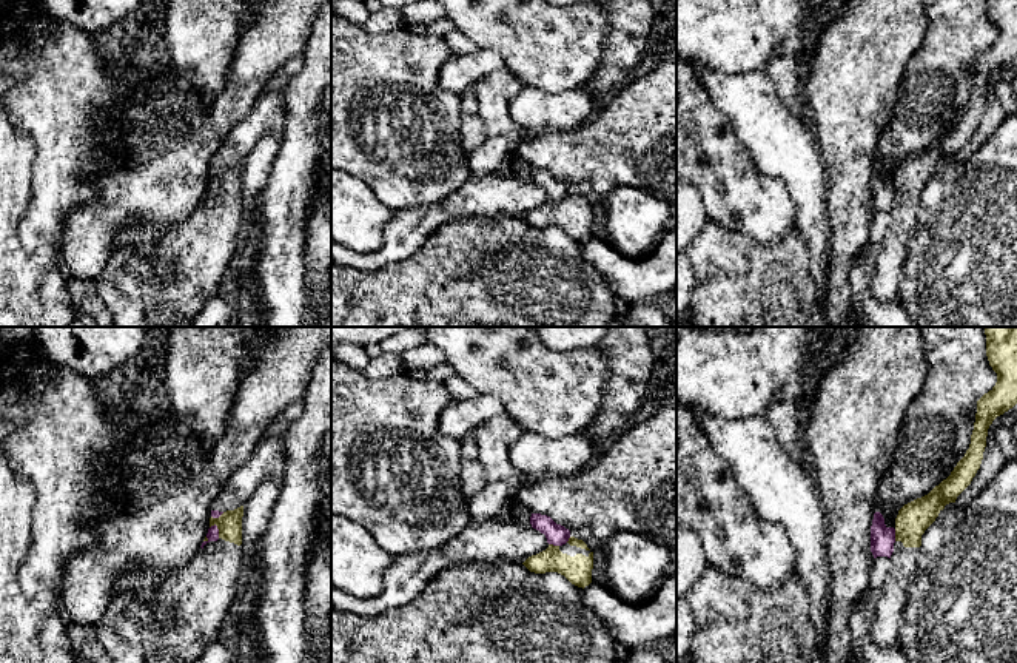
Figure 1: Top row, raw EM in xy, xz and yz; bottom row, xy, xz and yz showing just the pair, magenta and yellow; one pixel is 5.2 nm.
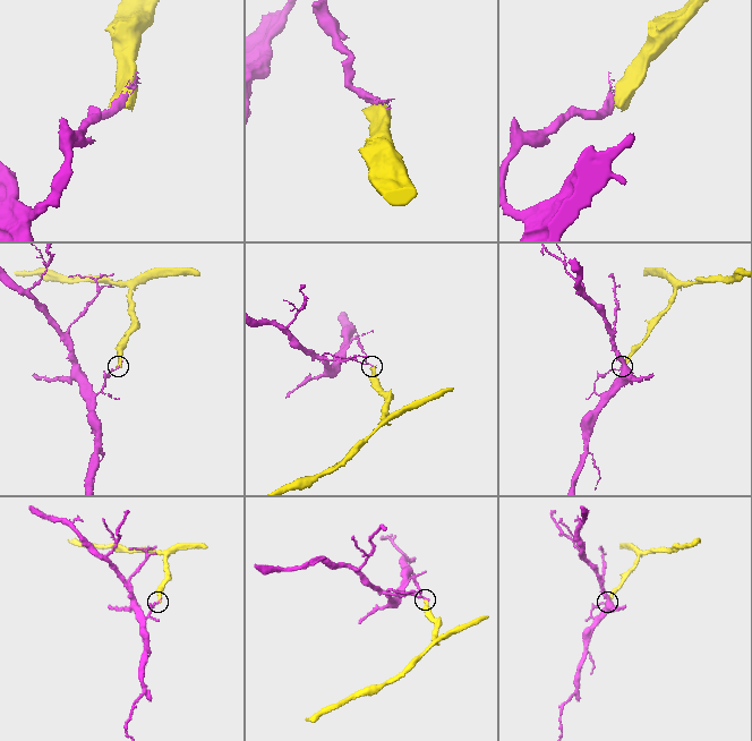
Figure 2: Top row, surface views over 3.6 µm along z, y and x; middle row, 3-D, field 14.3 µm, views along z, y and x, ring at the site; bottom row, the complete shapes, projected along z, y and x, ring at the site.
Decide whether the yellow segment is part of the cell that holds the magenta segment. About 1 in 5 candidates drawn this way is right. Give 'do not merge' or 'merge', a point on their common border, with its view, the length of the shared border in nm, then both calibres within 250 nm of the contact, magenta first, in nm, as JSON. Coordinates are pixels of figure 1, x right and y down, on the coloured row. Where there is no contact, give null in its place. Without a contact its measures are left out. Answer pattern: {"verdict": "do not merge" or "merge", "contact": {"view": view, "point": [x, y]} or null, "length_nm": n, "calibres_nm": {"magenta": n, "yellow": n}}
{"verdict": "do not merge", "contact": {"view": "xy", "point": [218, 531]}, "length_nm": 80, "calibres_nm": {"magenta": 60, "yellow": 130}}

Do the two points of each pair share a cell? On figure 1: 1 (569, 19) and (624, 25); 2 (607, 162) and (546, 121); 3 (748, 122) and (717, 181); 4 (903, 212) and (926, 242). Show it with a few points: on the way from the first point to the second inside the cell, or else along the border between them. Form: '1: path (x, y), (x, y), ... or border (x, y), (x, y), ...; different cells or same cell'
1: border (607, 16), (607, 36), (600, 59); different cells
2: border (584, 124), (570, 130), (532, 131), (529, 134); different cells
3: border (717, 108), (729, 119), (737, 137), (757, 168); different cells
4: border (922, 191), (916, 230), (908, 242), (906, 262); different cells

